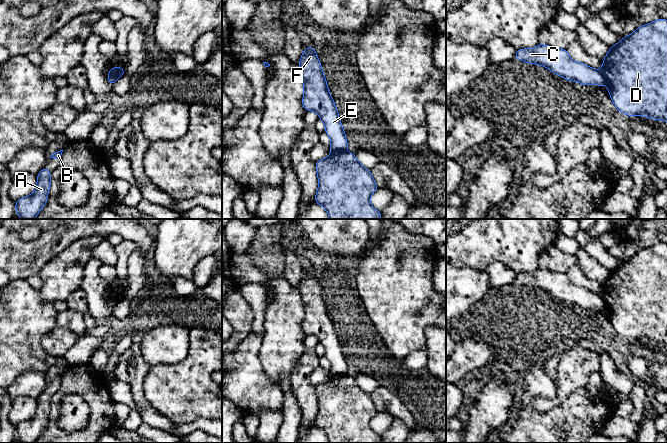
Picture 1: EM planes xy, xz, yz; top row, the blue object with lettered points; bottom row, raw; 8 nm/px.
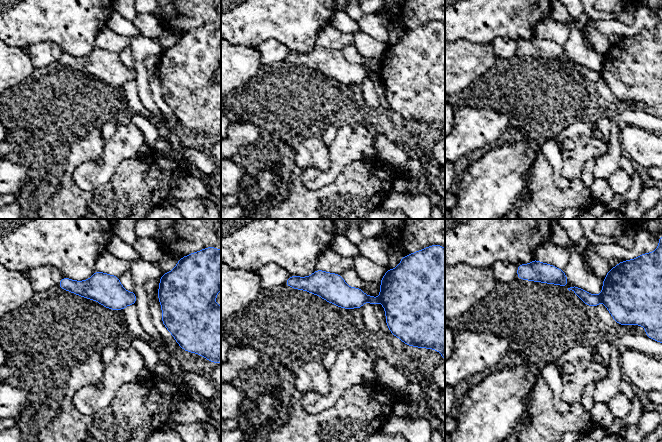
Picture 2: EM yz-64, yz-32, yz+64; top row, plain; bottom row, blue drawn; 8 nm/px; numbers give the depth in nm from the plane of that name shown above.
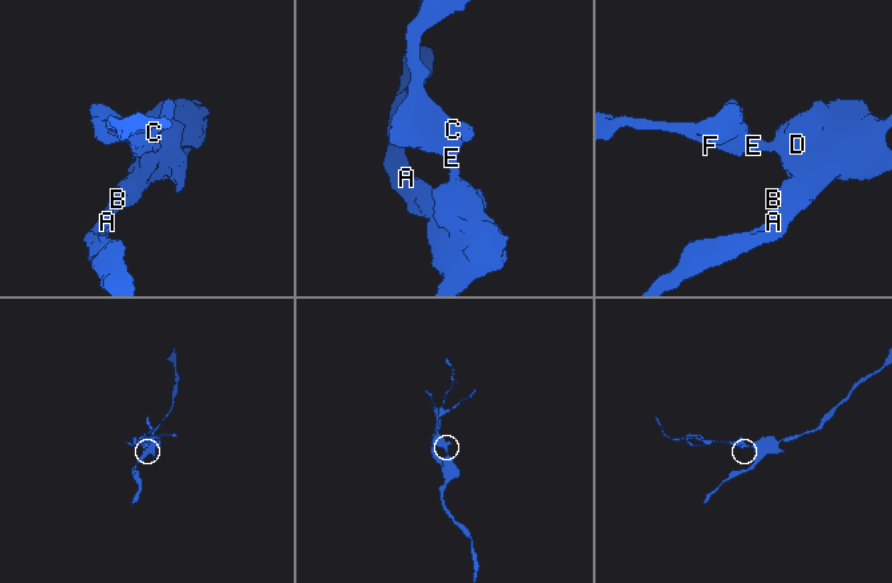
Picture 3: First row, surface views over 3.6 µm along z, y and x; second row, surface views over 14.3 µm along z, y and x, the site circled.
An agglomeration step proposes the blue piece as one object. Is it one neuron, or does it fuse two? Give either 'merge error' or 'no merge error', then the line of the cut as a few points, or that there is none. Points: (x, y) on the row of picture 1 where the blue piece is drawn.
merge error; cut yz (600, 70), (605, 83)

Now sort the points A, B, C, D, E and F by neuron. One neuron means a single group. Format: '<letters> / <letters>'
A B D / C E F

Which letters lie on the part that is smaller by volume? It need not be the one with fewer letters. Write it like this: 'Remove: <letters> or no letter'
Remove: C, E, F

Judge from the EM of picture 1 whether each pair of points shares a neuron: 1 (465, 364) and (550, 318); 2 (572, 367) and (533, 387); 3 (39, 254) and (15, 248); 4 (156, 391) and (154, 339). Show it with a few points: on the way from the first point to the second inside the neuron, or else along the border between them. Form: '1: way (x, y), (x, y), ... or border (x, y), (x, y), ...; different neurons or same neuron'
1: border (493, 345), (496, 347); different neurons
2: border (555, 385), (552, 397), (533, 396); different neurons
3: way (33, 254), (21, 254); same neuron
4: border (178, 361), (172, 364), (155, 364), (151, 366); different neurons

